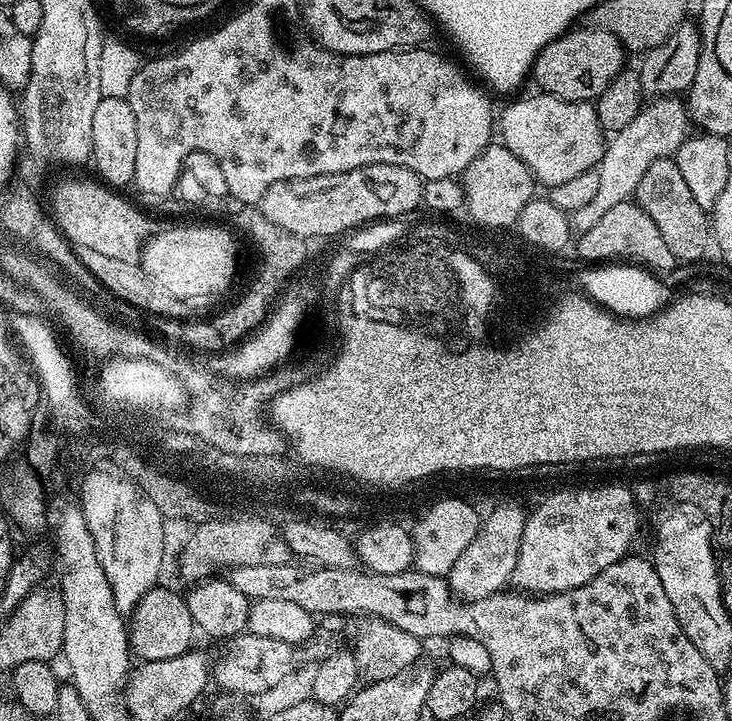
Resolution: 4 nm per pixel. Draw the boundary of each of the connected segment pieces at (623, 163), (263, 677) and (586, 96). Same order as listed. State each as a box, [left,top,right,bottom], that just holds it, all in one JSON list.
[[571,96,690,233],[210,634,300,697],[530,27,626,102]]

